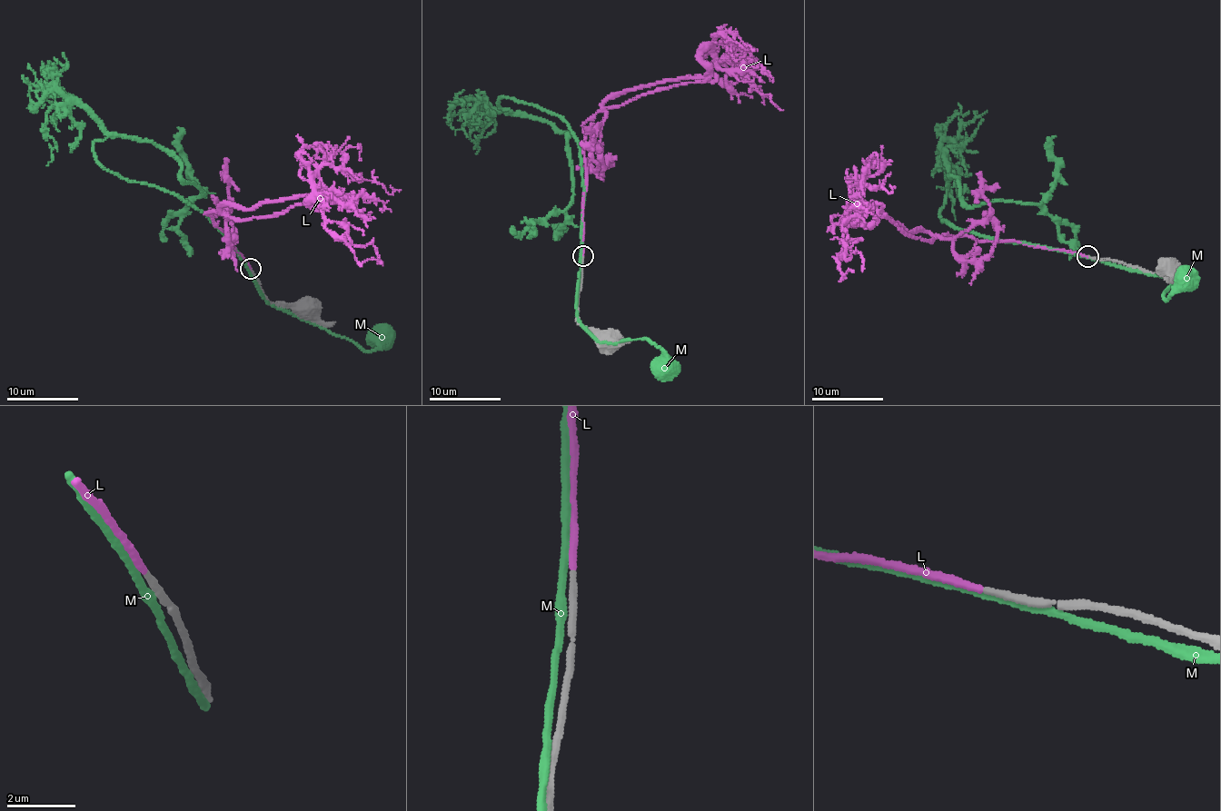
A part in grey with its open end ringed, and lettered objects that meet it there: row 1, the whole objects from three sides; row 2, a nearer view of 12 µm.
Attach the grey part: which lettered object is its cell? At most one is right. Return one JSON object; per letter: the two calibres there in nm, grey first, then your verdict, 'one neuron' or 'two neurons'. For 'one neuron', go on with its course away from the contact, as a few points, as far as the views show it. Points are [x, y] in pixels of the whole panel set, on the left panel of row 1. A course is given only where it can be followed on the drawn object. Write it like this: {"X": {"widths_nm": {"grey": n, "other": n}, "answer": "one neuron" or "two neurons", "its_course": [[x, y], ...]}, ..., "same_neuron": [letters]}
{"L": {"widths_nm": {"grey": 190, "other": 200}, "answer": "one neuron", "its_course": [[251, 268], [205, 214], [290, 197], [313, 195], [316, 206], [307, 202], [324, 165], [390, 193], [401, 190]]}, "M": {"widths_nm": {"grey": 180, "other": 220}, "answer": "two neurons"}, "same_neuron": ["L"]}

